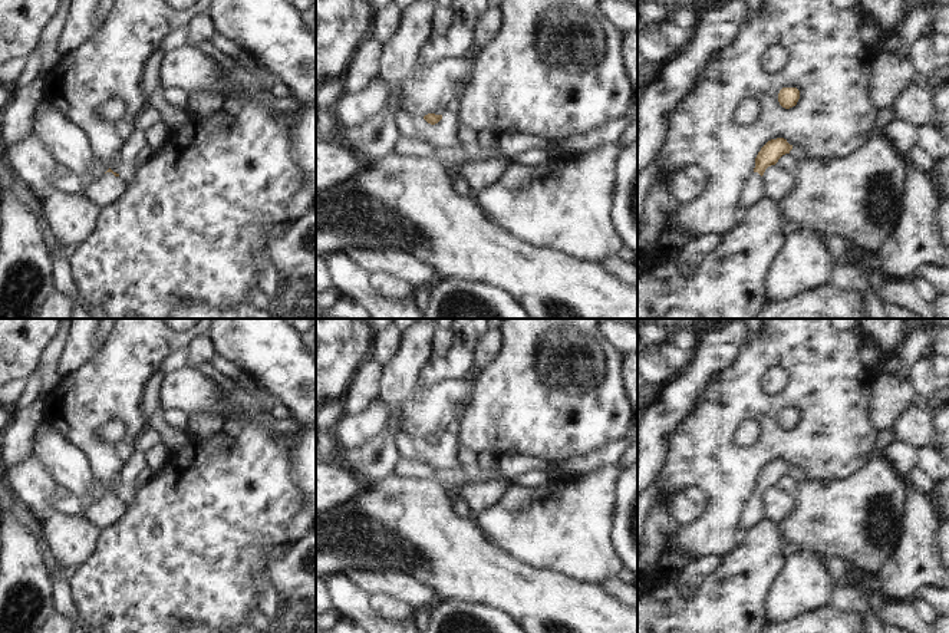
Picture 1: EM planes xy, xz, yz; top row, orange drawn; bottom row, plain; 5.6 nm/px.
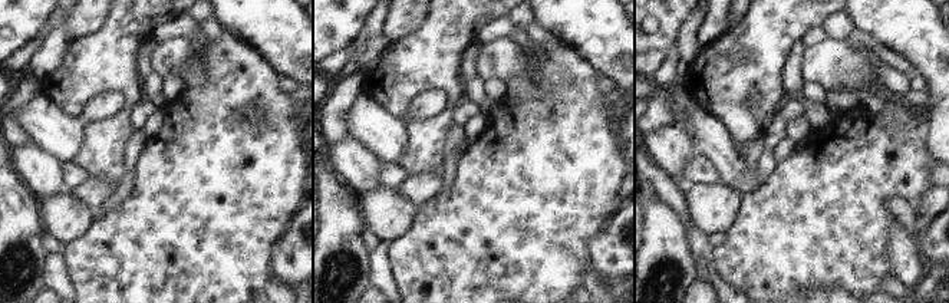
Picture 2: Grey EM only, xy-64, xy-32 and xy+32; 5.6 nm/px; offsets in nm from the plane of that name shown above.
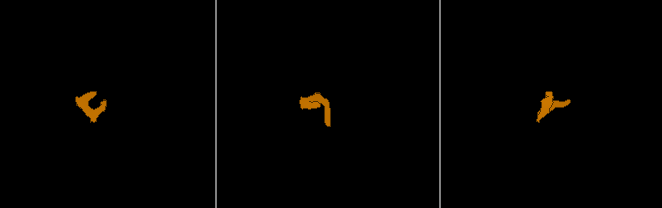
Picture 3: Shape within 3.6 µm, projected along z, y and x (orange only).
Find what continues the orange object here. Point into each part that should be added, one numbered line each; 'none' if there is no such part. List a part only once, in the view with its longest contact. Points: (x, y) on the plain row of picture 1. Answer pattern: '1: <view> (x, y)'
1: xy (108, 510)

